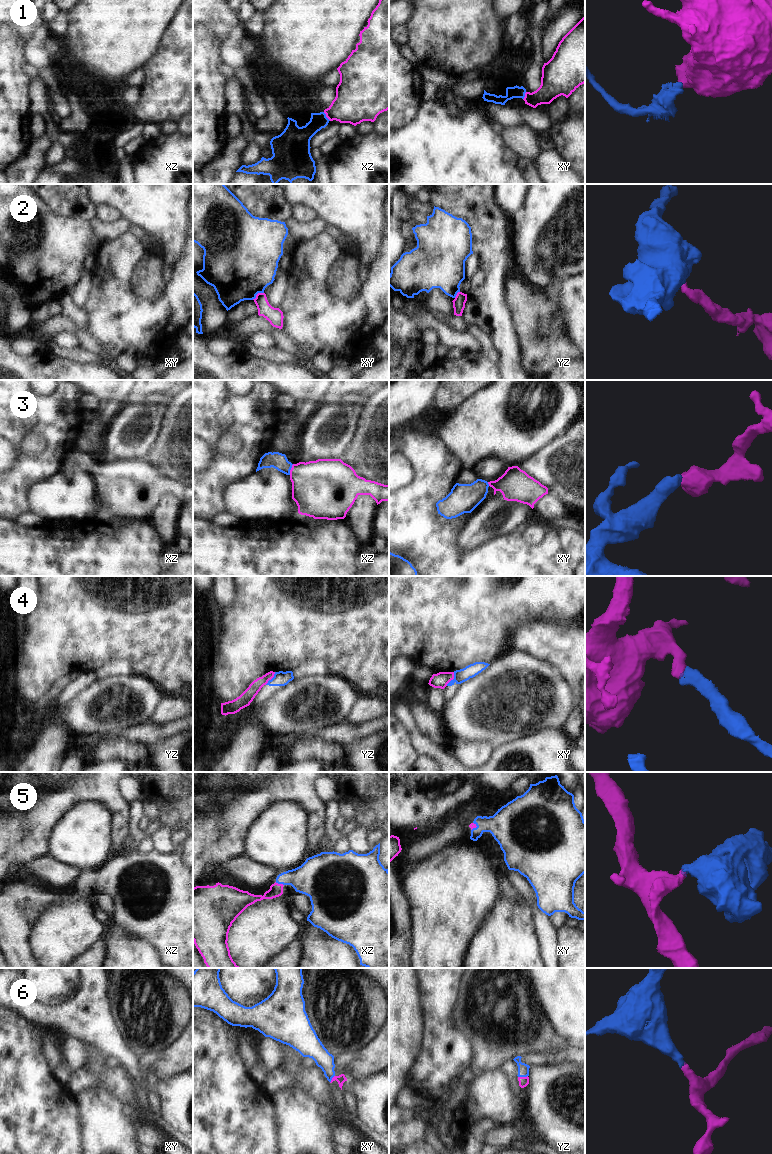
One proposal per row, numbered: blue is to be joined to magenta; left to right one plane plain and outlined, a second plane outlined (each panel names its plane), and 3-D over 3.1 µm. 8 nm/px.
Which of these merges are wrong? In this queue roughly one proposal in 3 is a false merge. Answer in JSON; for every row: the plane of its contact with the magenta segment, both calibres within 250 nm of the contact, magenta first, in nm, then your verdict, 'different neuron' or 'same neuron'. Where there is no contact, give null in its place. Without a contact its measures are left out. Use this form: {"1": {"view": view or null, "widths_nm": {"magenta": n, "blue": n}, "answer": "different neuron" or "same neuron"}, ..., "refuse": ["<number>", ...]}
{"1": {"view": "xz", "widths_nm": {"magenta": 320, "blue": 140}, "answer": "different neuron"}, "2": {"view": "xy", "widths_nm": {"magenta": 130, "blue": 500}, "answer": "different neuron"}, "3": {"view": "xz", "widths_nm": {"magenta": 420, "blue": 140}, "answer": "same neuron"}, "4": {"view": "xy", "widths_nm": {"magenta": 130, "blue": 110}, "answer": "different neuron"}, "5": {"view": "xz", "widths_nm": {"magenta": 110, "blue": 260}, "answer": "same neuron"}, "6": {"view": "yz", "widths_nm": {"magenta": 80, "blue": 100}, "answer": "same neuron"}, "refuse": ["1", "2", "4"]}

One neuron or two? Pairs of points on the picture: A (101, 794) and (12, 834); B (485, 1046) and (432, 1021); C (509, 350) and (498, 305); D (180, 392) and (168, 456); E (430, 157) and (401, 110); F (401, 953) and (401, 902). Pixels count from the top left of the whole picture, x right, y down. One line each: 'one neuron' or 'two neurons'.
A: one neuron
B: two neurons
C: one neuron
D: one neuron
E: two neurons
F: one neuron

